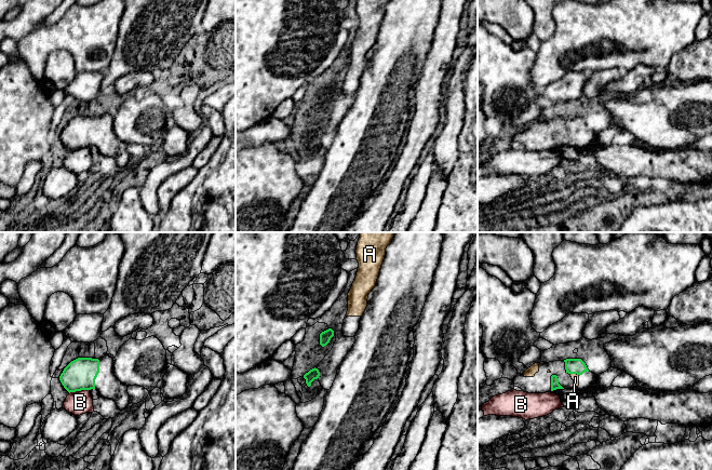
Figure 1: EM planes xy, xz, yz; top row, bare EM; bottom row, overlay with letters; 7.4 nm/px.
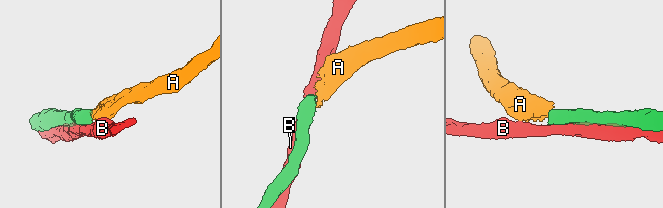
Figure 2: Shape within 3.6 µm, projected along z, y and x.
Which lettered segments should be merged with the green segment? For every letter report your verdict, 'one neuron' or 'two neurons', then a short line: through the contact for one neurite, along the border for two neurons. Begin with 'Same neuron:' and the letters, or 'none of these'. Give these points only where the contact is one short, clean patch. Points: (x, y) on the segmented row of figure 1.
Same neuron: A
A: one neuron
B: two neurons

